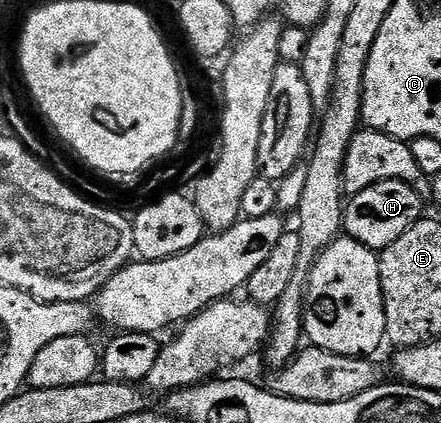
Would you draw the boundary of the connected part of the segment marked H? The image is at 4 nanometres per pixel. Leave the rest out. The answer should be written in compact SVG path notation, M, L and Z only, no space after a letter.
M378 181L370 185L365 191L354 194L346 202L343 210L343 233L361 243L365 247L376 251L387 249L409 227L413 227L424 216L424 198L409 183L400 181Z

